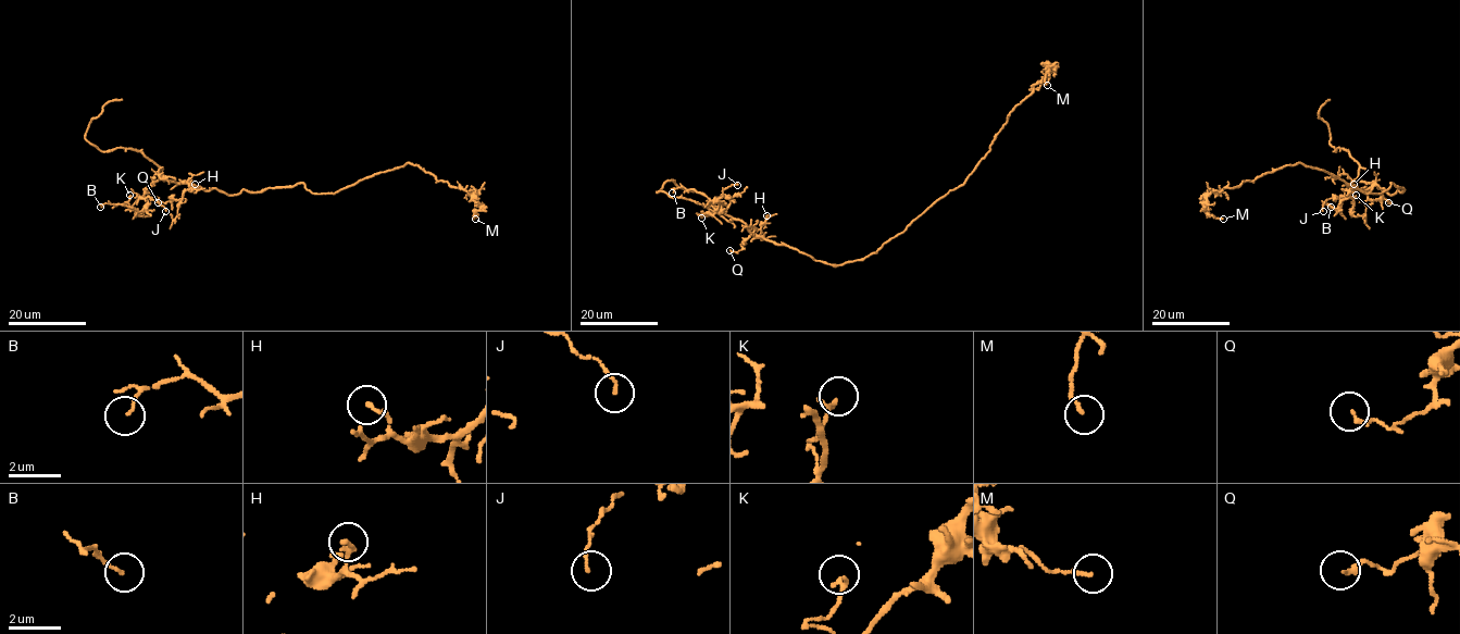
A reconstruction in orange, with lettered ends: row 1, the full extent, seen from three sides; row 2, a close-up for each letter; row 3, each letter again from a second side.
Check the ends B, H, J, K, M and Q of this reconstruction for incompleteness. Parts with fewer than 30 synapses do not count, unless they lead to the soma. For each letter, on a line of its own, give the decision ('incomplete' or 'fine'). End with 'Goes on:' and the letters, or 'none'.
B: fine
H: fine
J: fine
K: fine
M: fine
Q: fine
Goes on: none

